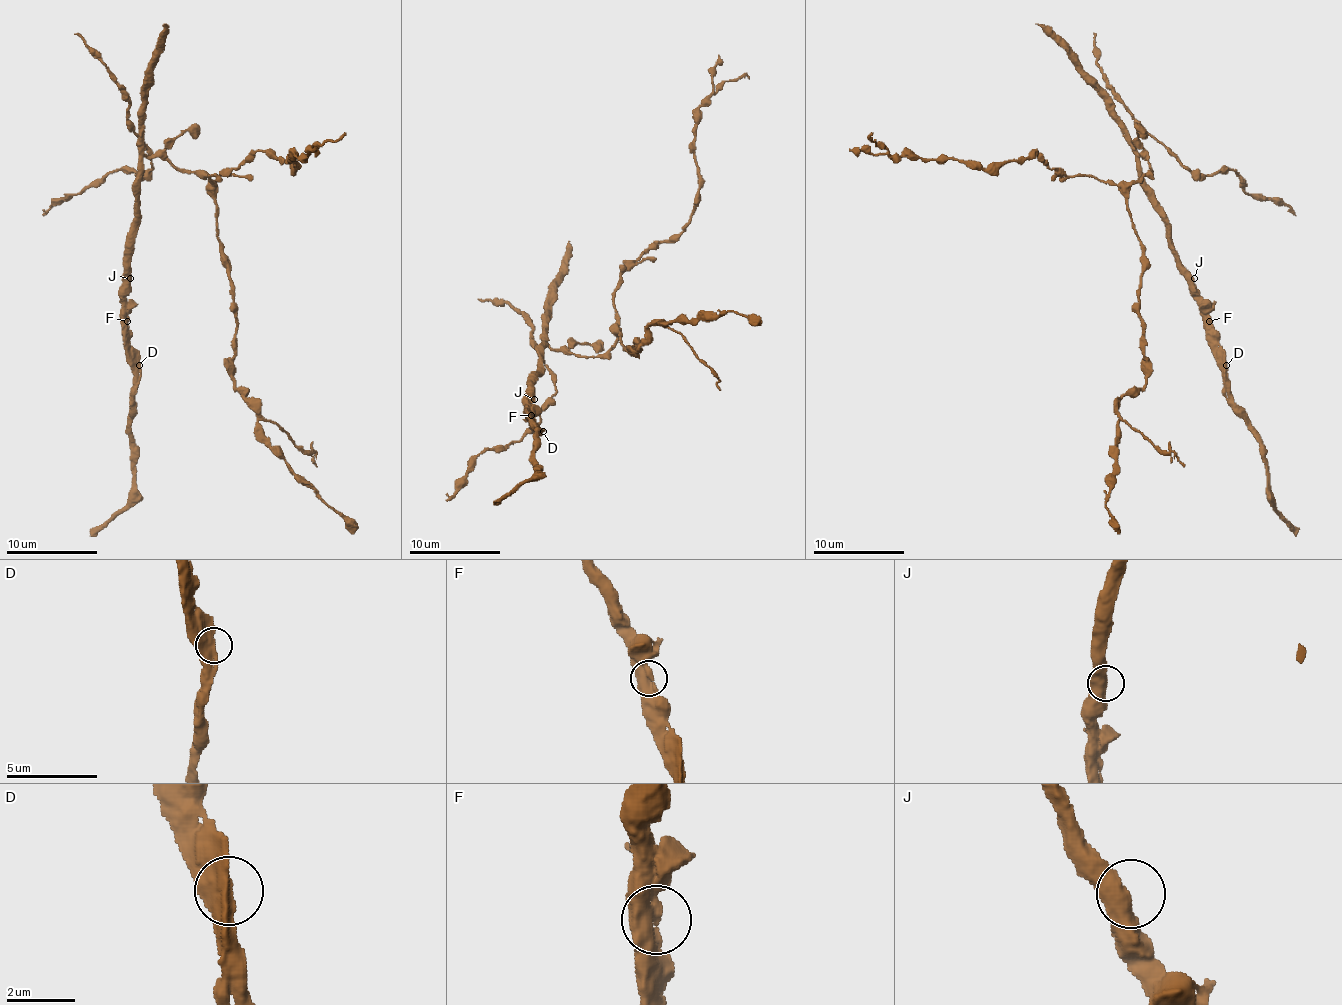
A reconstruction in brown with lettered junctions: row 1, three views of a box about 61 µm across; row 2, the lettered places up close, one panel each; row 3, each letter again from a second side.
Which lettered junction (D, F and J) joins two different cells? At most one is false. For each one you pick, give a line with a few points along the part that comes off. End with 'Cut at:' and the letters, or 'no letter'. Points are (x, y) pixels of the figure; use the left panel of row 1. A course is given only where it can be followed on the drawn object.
Cut at: no letter

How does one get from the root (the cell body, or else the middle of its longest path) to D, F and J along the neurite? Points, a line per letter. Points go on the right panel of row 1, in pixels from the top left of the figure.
D: (1151, 165), (1144, 156), (1139, 158), (1142, 188), (1167, 228), (1178, 267), (1198, 297), (1207, 344), (1226, 365)
F: (1151, 165), (1144, 156), (1139, 158), (1142, 188), (1167, 228), (1169, 249), (1198, 297), (1201, 312), (1210, 322)
J: (1151, 165), (1144, 156), (1139, 158), (1142, 188), (1151, 197), (1167, 228), (1171, 253), (1194, 278)

